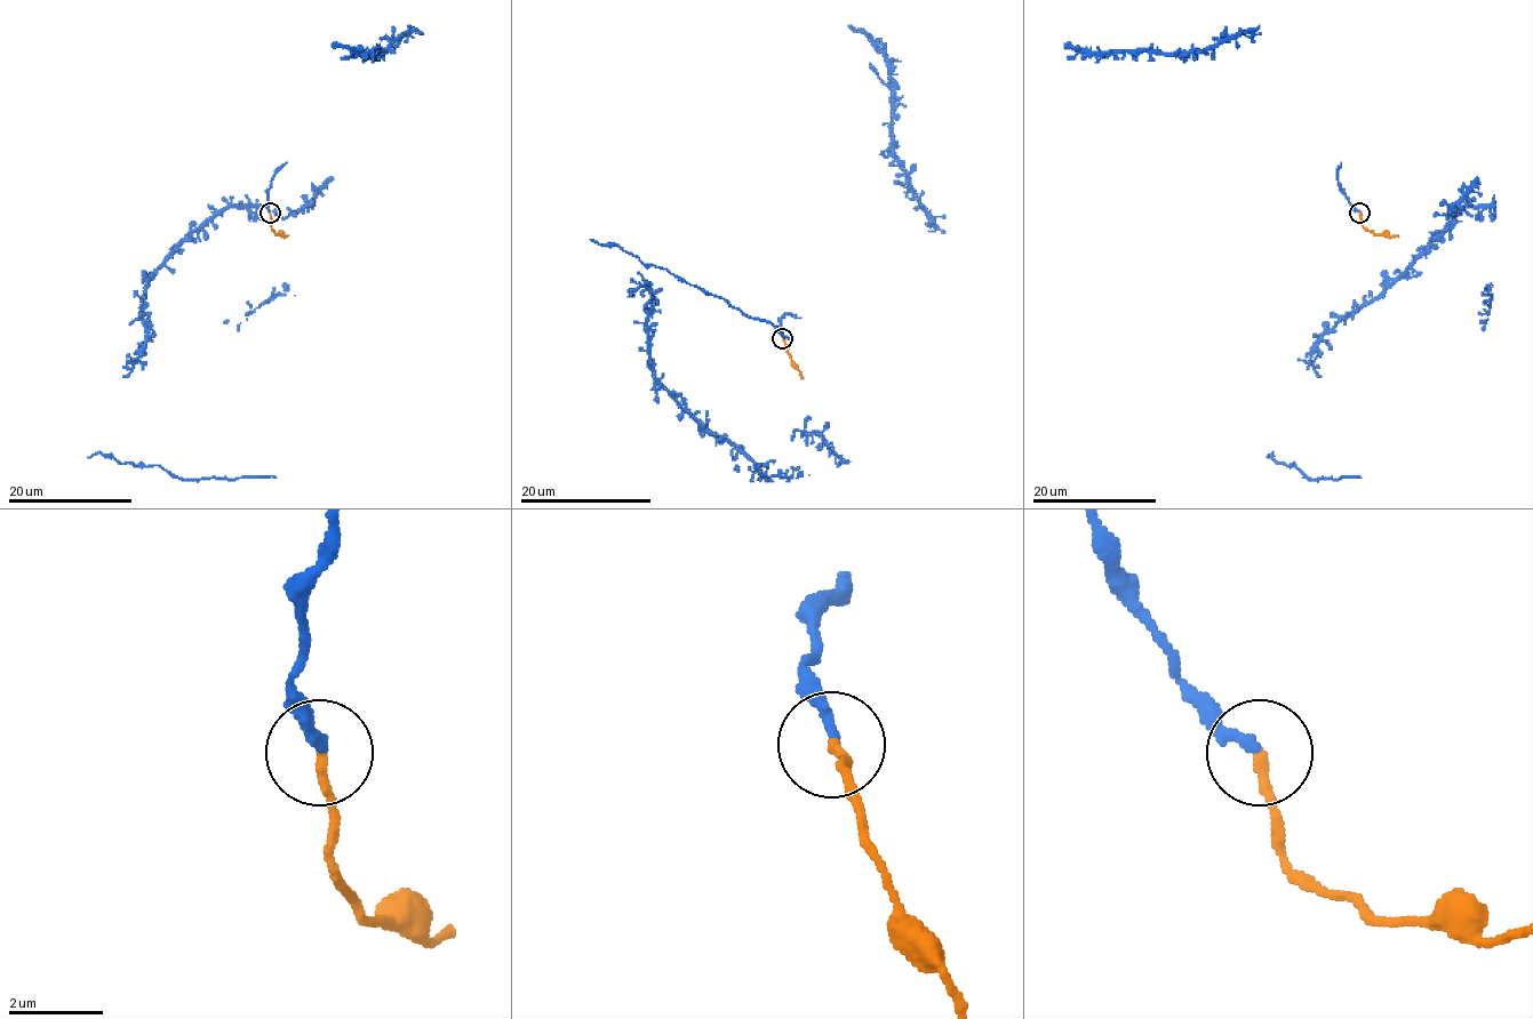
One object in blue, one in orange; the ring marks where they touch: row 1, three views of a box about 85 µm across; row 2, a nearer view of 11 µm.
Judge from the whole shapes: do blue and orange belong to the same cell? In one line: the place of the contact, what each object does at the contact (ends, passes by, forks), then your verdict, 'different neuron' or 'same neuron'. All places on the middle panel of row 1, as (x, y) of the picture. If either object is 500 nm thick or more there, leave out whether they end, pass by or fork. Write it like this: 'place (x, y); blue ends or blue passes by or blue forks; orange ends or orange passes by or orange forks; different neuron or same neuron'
place (782, 338); blue ends; orange ends; same neuron

